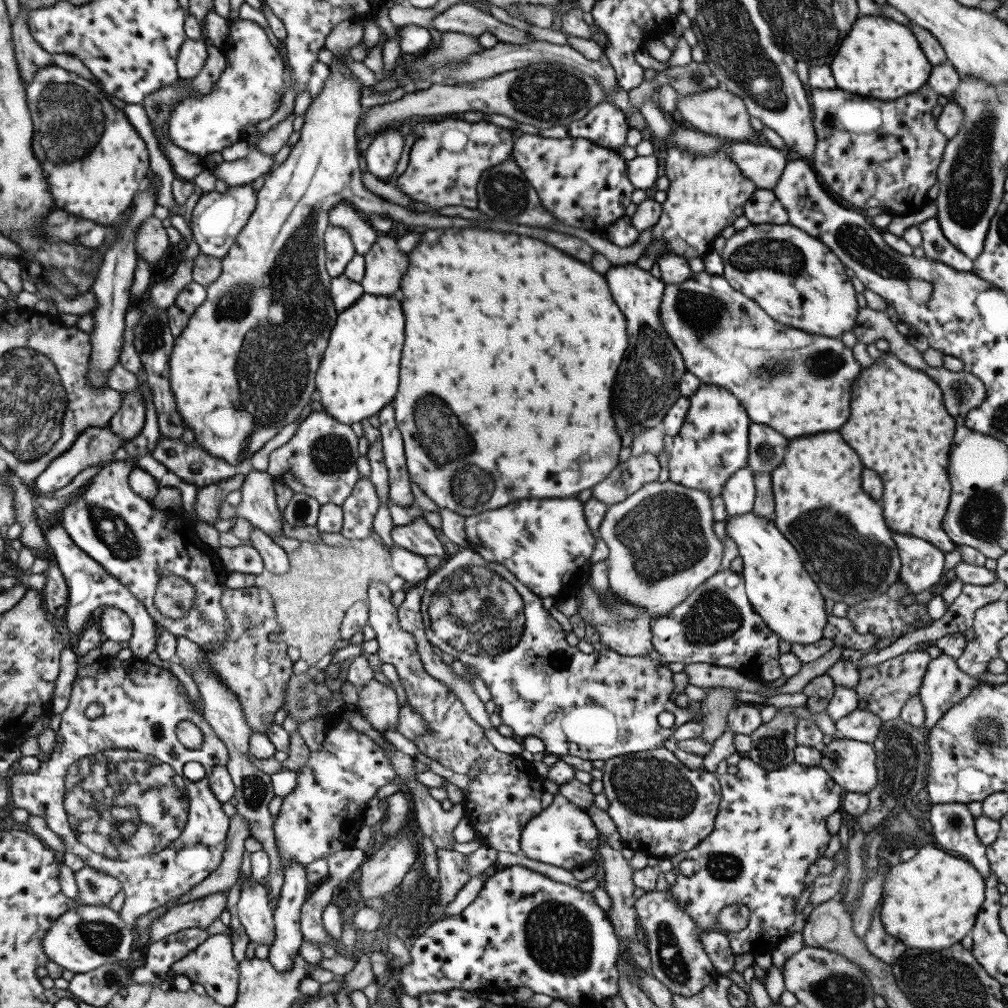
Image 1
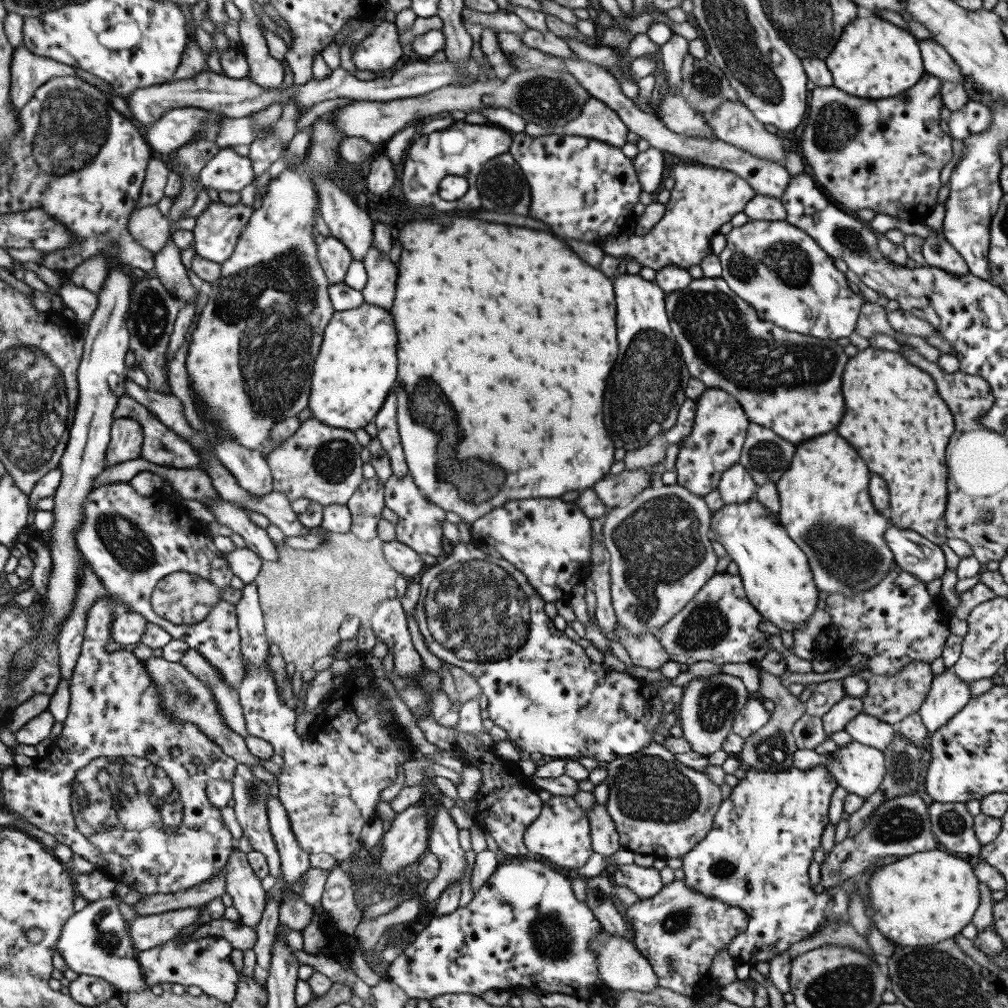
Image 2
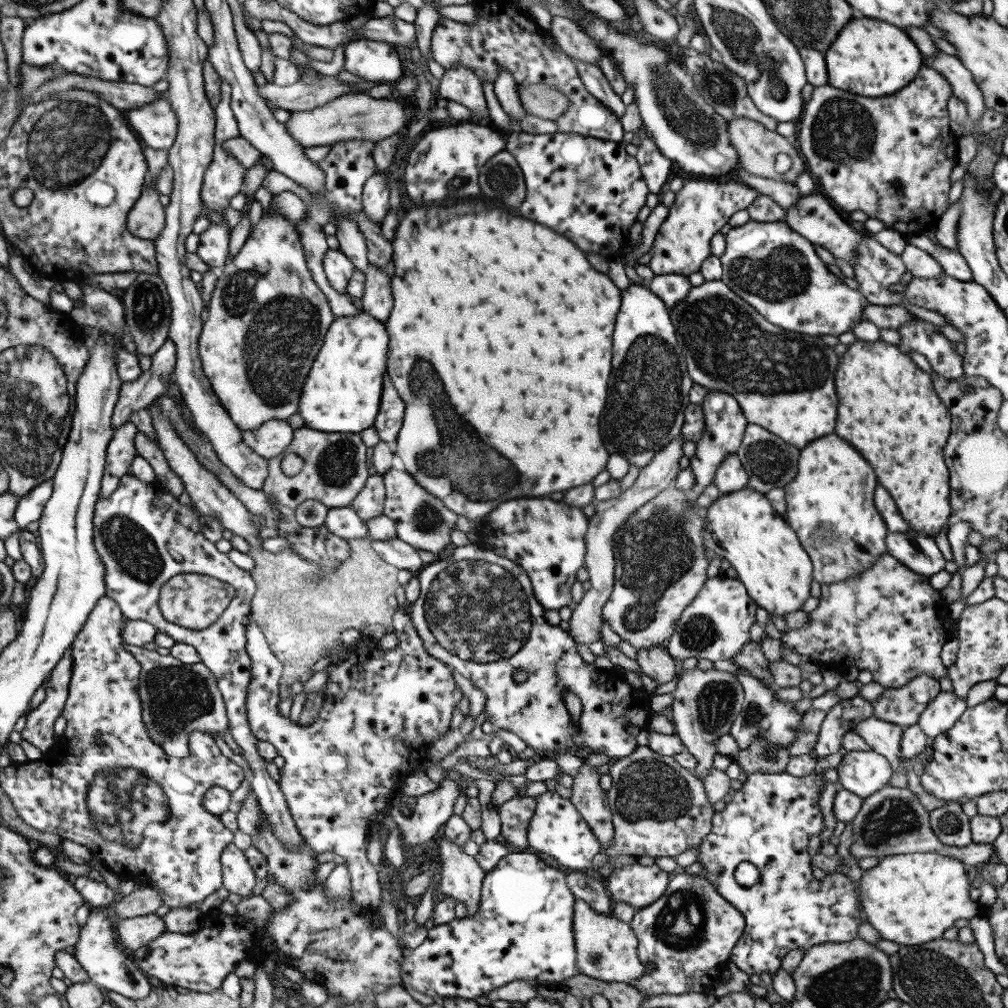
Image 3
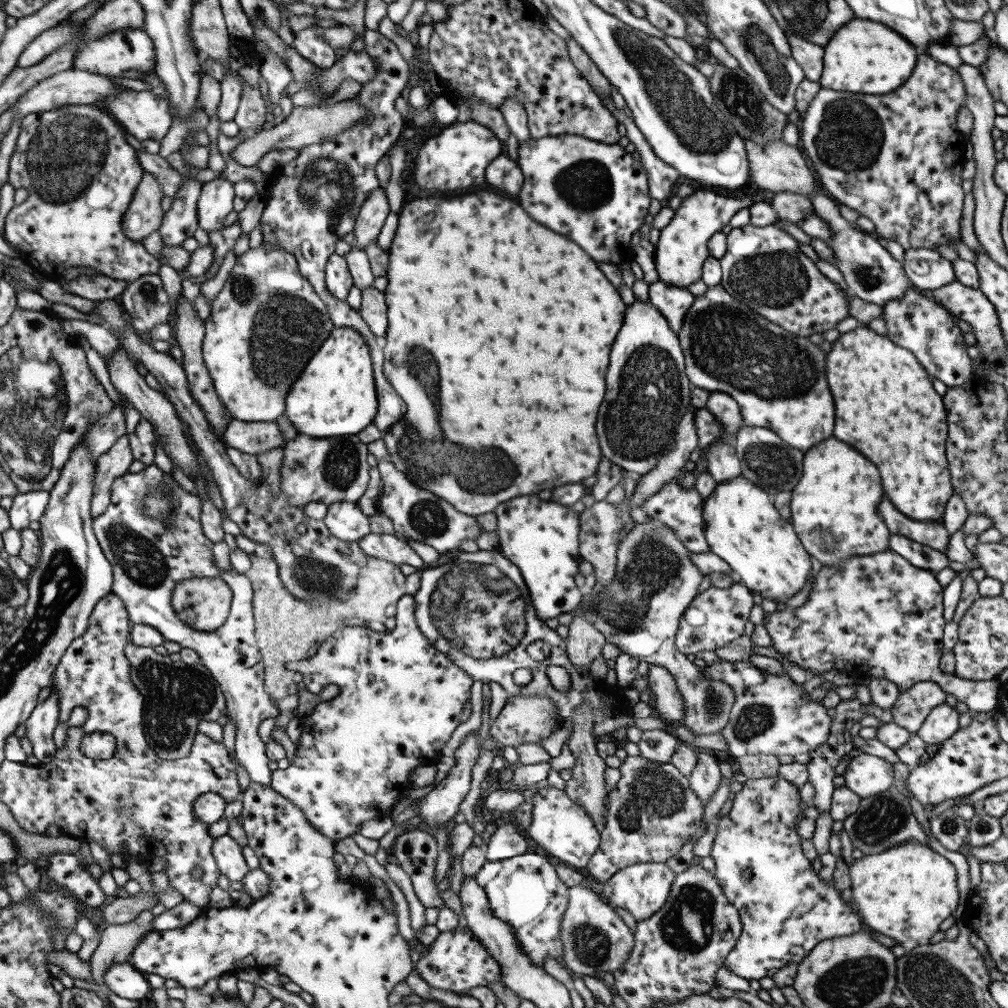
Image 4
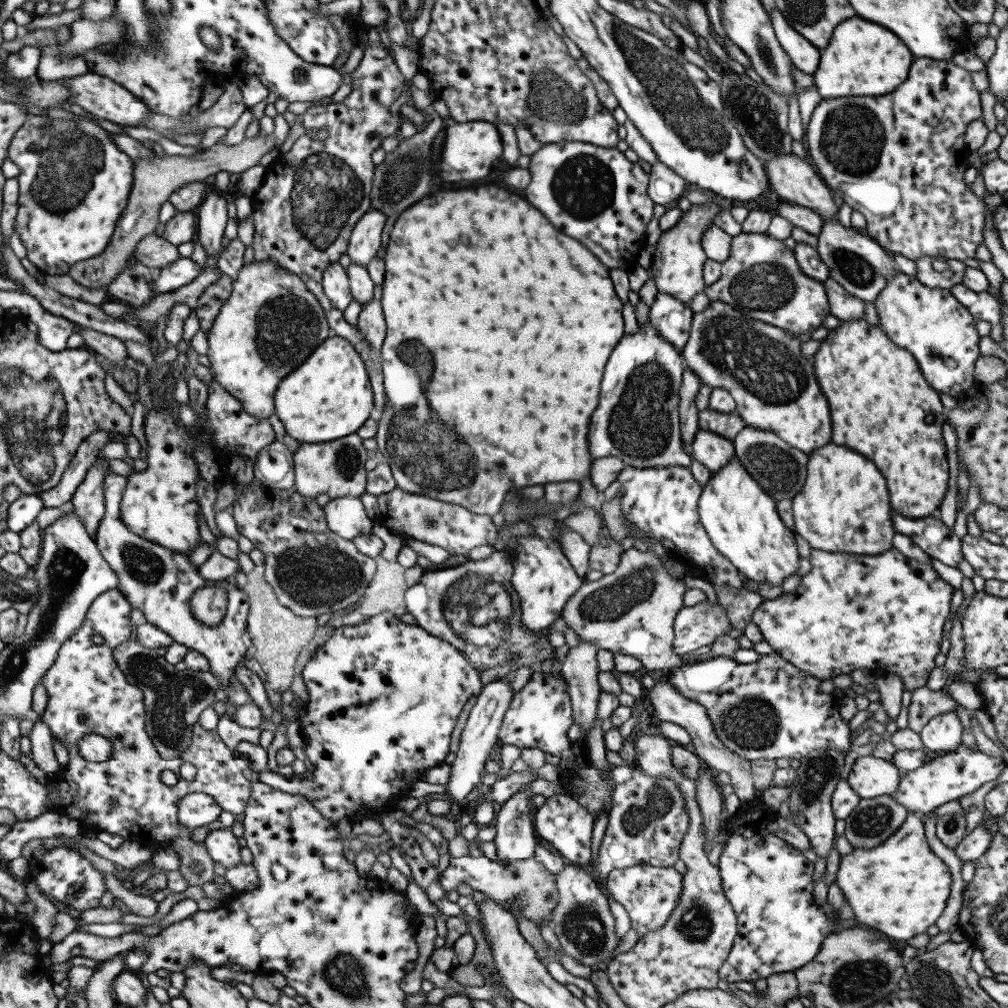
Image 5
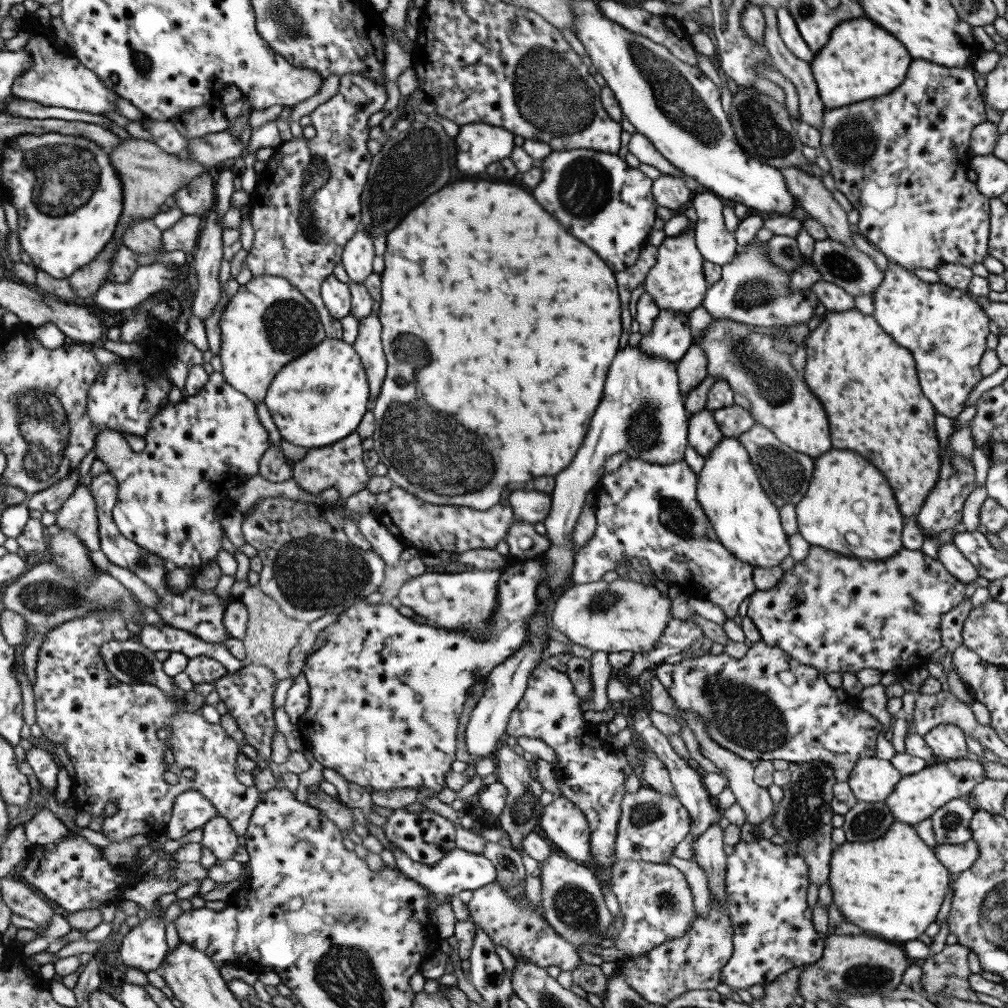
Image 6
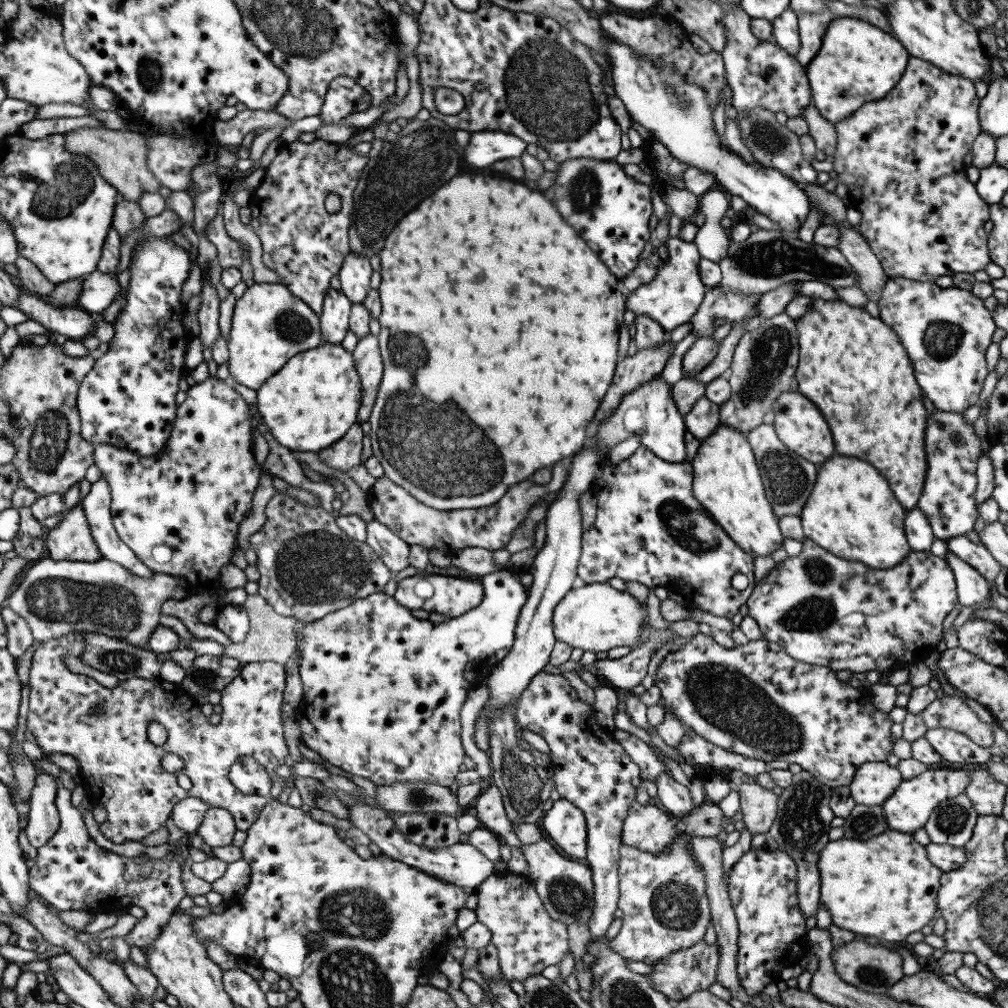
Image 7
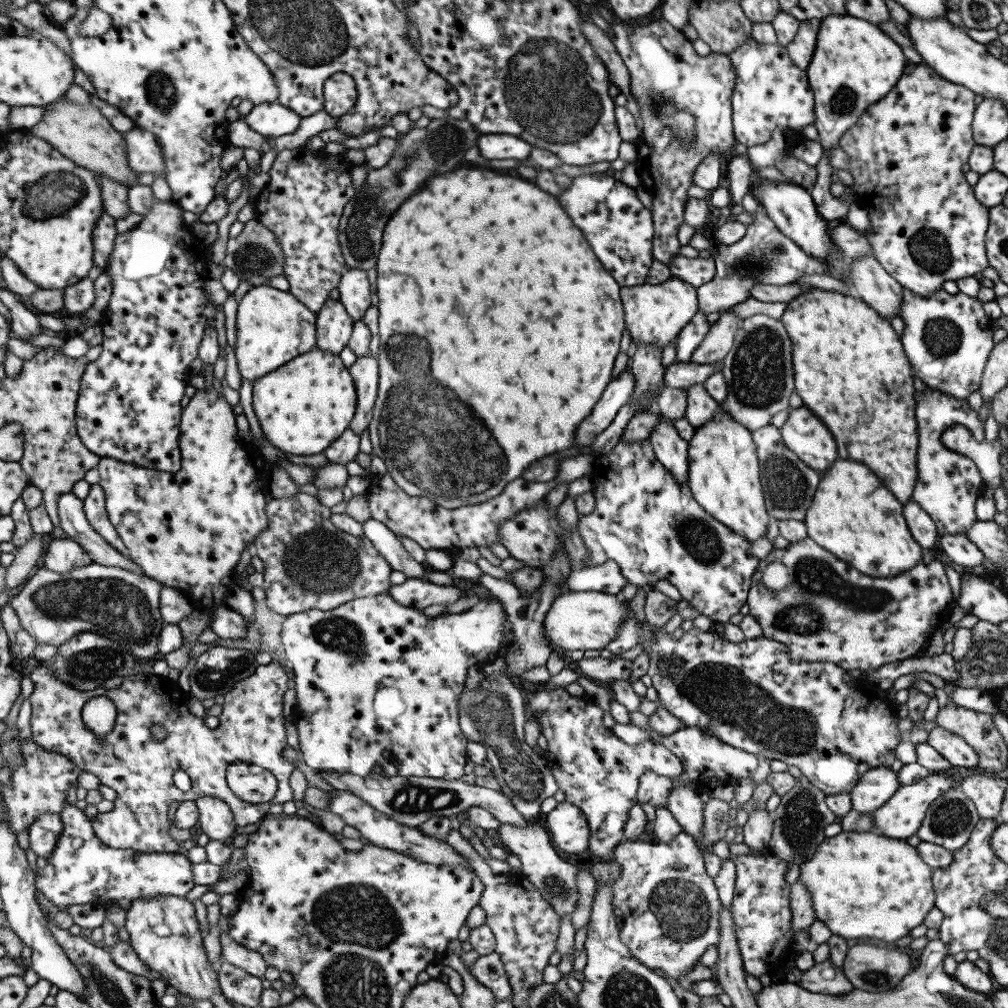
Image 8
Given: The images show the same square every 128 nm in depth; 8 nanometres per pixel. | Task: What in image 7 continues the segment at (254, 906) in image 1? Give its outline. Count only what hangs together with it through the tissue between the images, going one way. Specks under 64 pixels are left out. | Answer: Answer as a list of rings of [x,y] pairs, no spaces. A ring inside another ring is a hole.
[[[208,806],[204,821],[196,833],[208,846],[218,848],[232,845],[232,838],[234,838],[236,830],[234,818],[232,814],[228,813],[228,810]]]

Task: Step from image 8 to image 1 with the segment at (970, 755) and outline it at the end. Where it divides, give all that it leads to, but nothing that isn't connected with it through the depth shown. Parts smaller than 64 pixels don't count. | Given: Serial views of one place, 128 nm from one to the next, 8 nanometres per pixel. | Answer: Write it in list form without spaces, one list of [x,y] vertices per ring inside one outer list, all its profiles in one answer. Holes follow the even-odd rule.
[[[941,653],[931,658],[920,686],[920,702],[924,706],[925,727],[931,729],[958,702],[962,702],[981,684],[958,669],[956,659]]]

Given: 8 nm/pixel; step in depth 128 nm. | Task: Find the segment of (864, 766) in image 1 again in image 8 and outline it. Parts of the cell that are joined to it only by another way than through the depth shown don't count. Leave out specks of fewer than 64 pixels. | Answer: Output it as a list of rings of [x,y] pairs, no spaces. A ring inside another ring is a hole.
[[[891,767],[871,768],[849,792],[851,808],[862,814],[873,814],[900,788],[900,785],[898,775]]]

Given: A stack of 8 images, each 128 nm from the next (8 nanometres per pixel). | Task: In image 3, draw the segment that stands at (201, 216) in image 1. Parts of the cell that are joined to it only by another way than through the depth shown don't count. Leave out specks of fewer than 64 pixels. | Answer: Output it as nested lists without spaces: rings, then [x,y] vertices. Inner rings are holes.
[[[210,224],[207,230],[200,234],[200,245],[196,255],[211,269],[220,270],[228,259],[228,244],[230,243],[230,226],[224,224]]]

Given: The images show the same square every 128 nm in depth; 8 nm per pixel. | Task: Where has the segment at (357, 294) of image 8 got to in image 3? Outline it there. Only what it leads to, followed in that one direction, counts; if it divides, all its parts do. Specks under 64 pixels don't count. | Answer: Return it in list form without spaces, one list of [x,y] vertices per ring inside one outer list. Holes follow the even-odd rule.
[[[372,175],[363,186],[362,212],[364,216],[381,224],[390,209],[390,192],[384,175]]]

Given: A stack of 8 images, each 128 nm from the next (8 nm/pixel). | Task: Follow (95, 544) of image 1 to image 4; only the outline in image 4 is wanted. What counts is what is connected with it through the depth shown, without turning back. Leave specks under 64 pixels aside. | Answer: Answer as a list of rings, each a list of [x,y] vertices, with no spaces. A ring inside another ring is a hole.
[[[156,465],[144,468],[138,474],[127,473],[116,478],[112,483],[111,499],[103,513],[93,518],[93,529],[100,543],[101,549],[113,568],[112,590],[124,603],[129,619],[134,624],[154,627],[165,640],[177,642],[181,648],[195,650],[202,659],[201,663],[218,682],[220,690],[224,693],[225,709],[228,719],[236,725],[236,759],[250,776],[250,780],[271,787],[272,770],[268,767],[268,756],[264,742],[258,735],[258,727],[265,719],[274,719],[279,715],[279,710],[270,702],[269,695],[264,692],[264,665],[257,640],[255,639],[255,618],[253,617],[253,588],[249,578],[243,573],[238,573],[234,568],[225,571],[217,567],[212,552],[213,543],[204,535],[200,526],[200,512],[202,502],[197,495],[187,492],[178,485],[173,476],[158,469]],[[169,486],[169,508],[171,515],[167,521],[151,519],[143,513],[143,500],[153,488]],[[189,578],[221,578],[232,589],[233,607],[230,616],[222,627],[210,632],[196,630],[182,622],[176,611],[172,608],[172,589],[177,582]]]

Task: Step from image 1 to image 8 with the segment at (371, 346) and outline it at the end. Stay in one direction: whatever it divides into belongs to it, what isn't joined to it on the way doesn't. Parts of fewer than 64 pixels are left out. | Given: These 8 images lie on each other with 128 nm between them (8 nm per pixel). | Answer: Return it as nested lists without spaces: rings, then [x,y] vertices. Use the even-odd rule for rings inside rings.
[[[309,350],[285,365],[257,378],[253,382],[253,409],[263,434],[280,448],[280,451],[308,456],[326,450],[349,426],[357,407],[357,390],[349,368],[339,354],[320,350]]]

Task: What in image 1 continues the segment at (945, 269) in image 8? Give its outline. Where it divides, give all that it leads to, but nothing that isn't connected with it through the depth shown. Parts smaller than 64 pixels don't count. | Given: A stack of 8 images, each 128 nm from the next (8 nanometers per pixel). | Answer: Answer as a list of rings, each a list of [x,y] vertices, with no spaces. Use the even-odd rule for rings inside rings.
[[[928,83],[923,88],[916,90],[912,93],[908,93],[906,96],[896,98],[896,100],[882,101],[878,99],[868,100],[864,96],[856,96],[856,94],[848,94],[840,88],[832,88],[830,90],[812,89],[810,92],[810,104],[813,114],[814,130],[817,134],[817,143],[815,156],[812,158],[811,166],[817,172],[819,178],[824,180],[823,184],[826,184],[827,188],[830,188],[830,192],[836,192],[840,194],[846,202],[850,202],[852,207],[864,208],[881,208],[884,212],[896,216],[905,217],[910,216],[914,212],[922,210],[927,205],[928,191],[937,182],[937,168],[942,160],[942,155],[947,143],[947,136],[942,134],[938,130],[935,117],[937,114],[938,105],[937,100],[940,94],[938,94]]]

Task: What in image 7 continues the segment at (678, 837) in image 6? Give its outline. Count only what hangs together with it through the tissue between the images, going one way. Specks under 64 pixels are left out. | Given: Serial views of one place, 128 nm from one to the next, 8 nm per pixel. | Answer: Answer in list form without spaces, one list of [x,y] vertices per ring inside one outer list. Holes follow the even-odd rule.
[[[637,801],[633,802],[628,810],[628,816],[624,820],[624,826],[621,832],[621,844],[633,846],[644,852],[660,854],[672,844],[679,836],[688,837],[716,837],[722,828],[726,827],[726,817],[718,806],[718,803],[706,801],[698,808],[694,808],[688,816],[672,816],[665,810],[660,810],[654,801],[650,801],[646,806],[642,806]]]

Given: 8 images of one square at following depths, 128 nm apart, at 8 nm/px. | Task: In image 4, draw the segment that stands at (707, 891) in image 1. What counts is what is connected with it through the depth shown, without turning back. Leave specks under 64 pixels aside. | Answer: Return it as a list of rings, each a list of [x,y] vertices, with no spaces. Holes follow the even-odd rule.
[[[780,775],[770,778],[748,779],[746,782],[743,782],[742,789],[735,794],[735,797],[733,801],[730,802],[731,804],[726,809],[725,814],[722,815],[722,819],[715,820],[715,823],[718,825],[718,830],[710,852],[710,856],[714,859],[716,865],[716,873],[714,876],[717,878],[722,892],[726,895],[728,902],[738,910],[743,924],[741,935],[738,937],[738,940],[734,945],[734,949],[728,954],[728,956],[726,956],[723,966],[730,970],[730,972],[733,972],[742,978],[746,978],[748,981],[760,980],[760,978],[764,978],[764,976],[772,977],[786,963],[794,962],[799,964],[802,962],[802,960],[804,960],[804,958],[806,958],[806,956],[816,948],[815,946],[819,942],[828,940],[829,938],[848,936],[849,934],[858,932],[860,928],[862,928],[862,920],[858,918],[858,914],[854,914],[854,912],[856,912],[854,907],[846,903],[842,898],[842,895],[838,890],[836,890],[836,887],[834,886],[834,878],[829,881],[820,880],[820,877],[812,868],[811,861],[804,856],[804,853],[802,853],[802,844],[800,843],[801,837],[796,831],[796,819],[798,819],[804,811],[807,811],[808,813],[811,810],[809,806],[800,799],[798,789],[799,787],[797,787],[793,782],[780,778]],[[745,868],[750,868],[750,870],[752,870],[752,878],[750,878],[750,880],[744,880],[744,878],[742,878],[742,871]]]

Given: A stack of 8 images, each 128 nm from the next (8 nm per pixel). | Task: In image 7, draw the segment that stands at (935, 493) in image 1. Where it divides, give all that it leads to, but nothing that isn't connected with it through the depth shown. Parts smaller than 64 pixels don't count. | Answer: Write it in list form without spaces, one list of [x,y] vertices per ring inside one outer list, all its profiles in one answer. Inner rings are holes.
[[[839,298],[813,299],[806,313],[795,321],[799,345],[799,363],[795,372],[798,392],[820,408],[834,434],[836,452],[864,458],[876,466],[892,486],[898,502],[907,511],[916,508],[928,470],[925,451],[928,414],[911,358],[896,332],[884,324],[879,316],[874,317],[864,308],[850,306]]]

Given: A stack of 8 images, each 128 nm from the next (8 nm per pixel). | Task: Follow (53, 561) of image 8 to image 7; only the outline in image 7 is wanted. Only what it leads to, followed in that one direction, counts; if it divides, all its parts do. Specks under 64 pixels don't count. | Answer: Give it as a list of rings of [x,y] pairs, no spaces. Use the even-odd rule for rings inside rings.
[[[81,502],[61,514],[61,521],[46,531],[48,554],[55,561],[96,562],[102,558]]]

